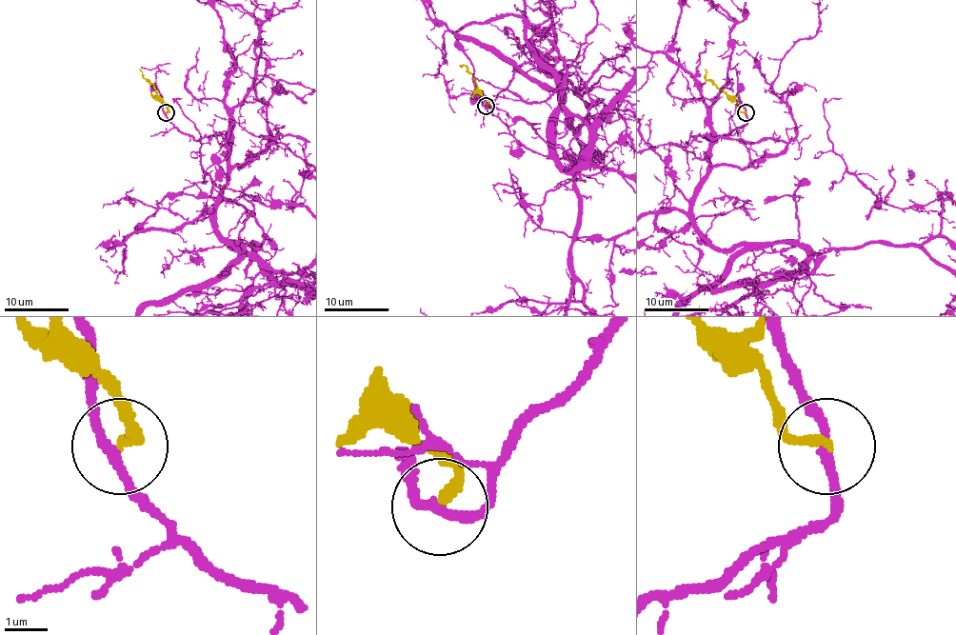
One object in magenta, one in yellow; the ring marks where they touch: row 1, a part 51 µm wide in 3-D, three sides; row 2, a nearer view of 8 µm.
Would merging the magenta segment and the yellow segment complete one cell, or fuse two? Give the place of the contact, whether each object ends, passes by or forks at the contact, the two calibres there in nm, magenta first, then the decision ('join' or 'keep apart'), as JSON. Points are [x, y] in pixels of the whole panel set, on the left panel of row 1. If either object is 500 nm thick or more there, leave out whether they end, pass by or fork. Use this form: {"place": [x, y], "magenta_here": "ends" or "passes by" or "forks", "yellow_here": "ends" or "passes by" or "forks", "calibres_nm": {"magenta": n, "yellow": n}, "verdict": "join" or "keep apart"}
{"place": [166, 112], "magenta_here": "passes by", "yellow_here": "ends", "calibres_nm": {"magenta": 220, "yellow": 240}, "verdict": "keep apart"}

